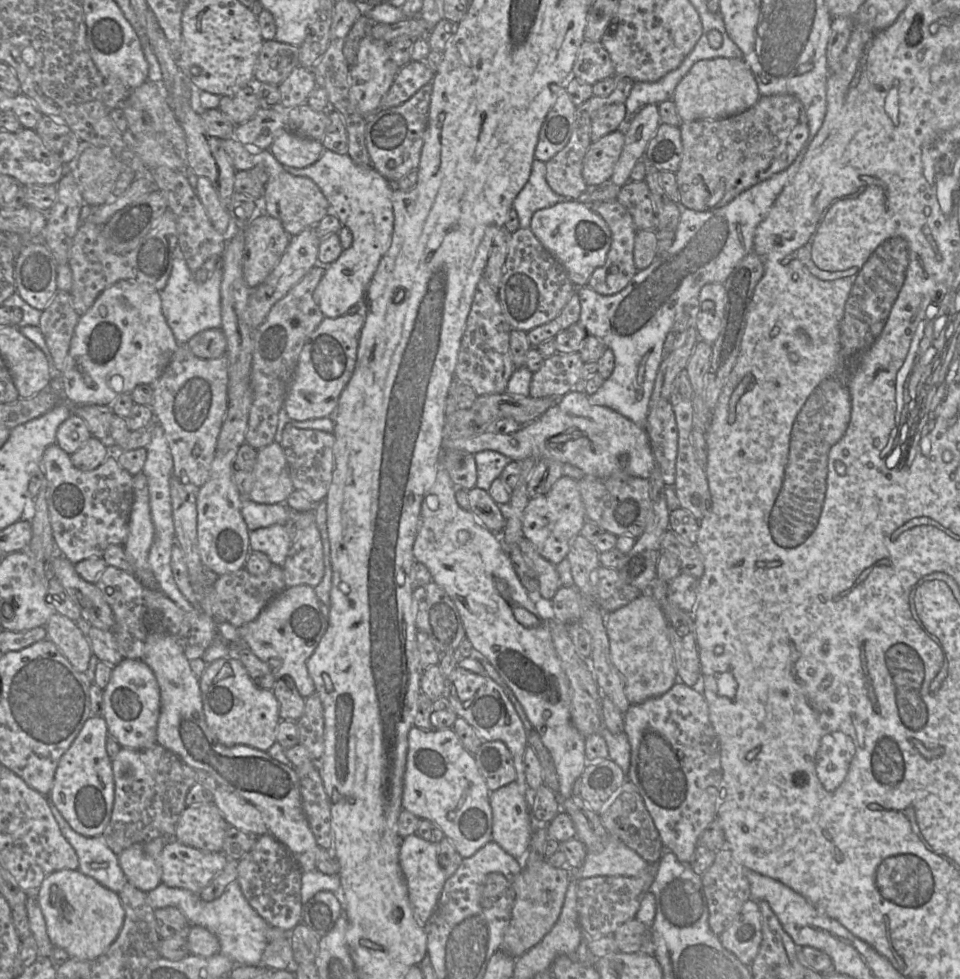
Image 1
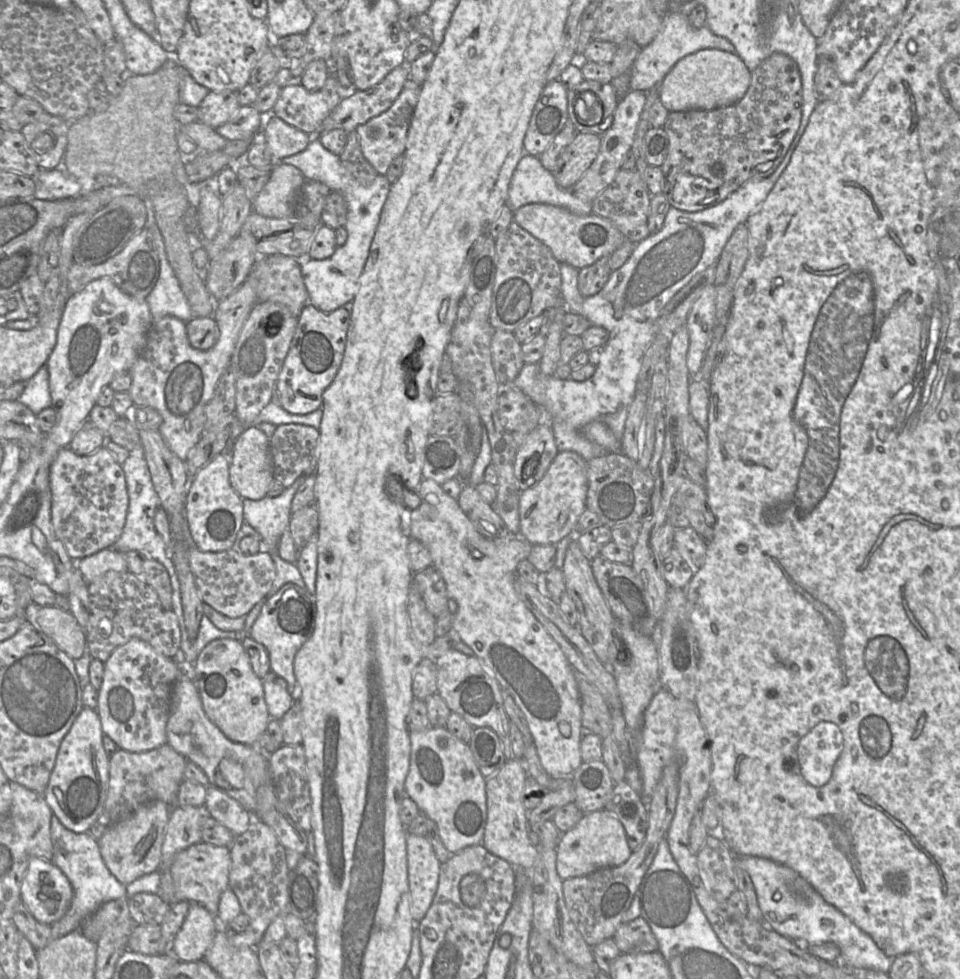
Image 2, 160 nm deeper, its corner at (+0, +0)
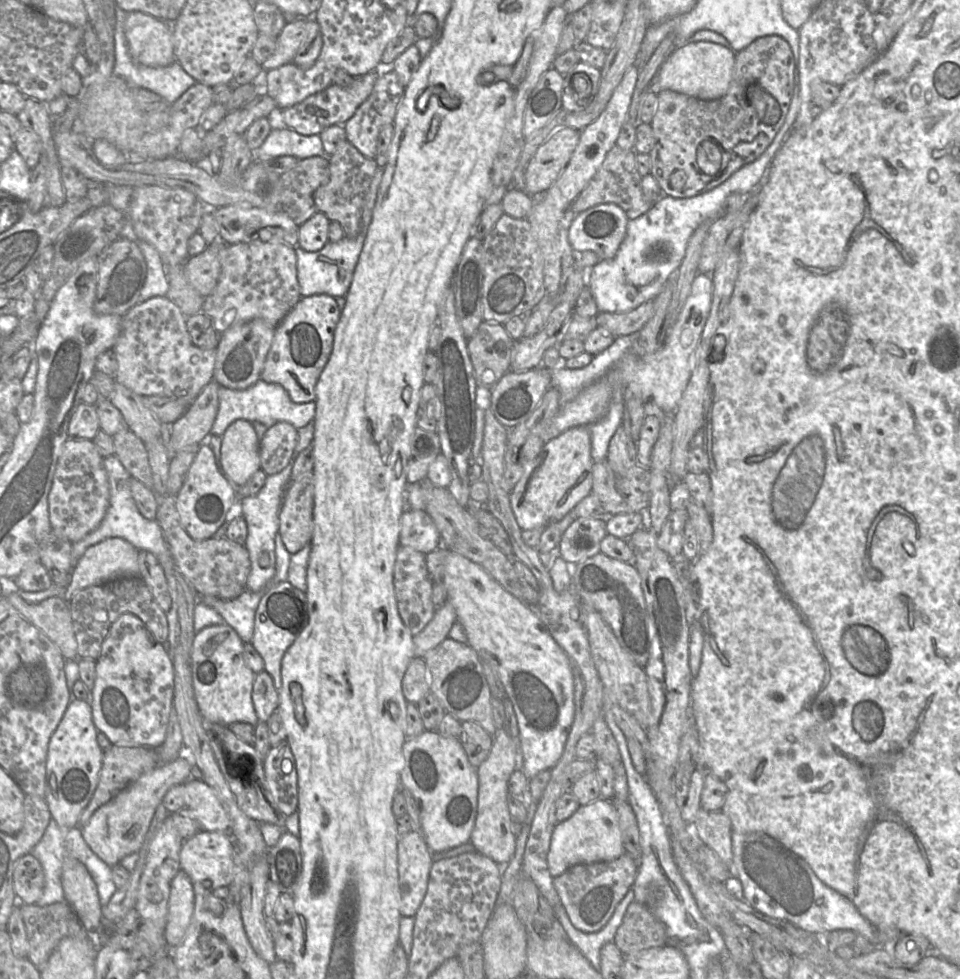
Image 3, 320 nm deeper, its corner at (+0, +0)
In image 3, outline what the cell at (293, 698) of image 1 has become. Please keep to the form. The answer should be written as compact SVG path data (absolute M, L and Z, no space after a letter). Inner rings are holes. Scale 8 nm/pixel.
M266 670L255 674L252 702L260 722L266 722L279 707L279 691L275 689L274 681Z

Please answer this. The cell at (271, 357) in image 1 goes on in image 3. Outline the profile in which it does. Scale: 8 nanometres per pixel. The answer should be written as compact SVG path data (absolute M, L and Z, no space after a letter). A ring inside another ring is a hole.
M252 319L236 325L220 334L216 350L213 380L220 386L234 390L244 390L261 379L261 372L267 353L271 347L275 327L262 319Z

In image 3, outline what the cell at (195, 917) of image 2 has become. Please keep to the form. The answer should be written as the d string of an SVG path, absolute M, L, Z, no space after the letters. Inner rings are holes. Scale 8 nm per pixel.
M180 869L171 883L165 939L168 948L179 946L195 908L195 894L189 876Z

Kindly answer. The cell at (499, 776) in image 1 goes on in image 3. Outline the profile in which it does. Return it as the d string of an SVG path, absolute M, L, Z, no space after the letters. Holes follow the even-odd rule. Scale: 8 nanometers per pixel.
M474 721L461 722L461 731L458 736L468 762L478 768L488 757L493 737L491 737L478 723Z

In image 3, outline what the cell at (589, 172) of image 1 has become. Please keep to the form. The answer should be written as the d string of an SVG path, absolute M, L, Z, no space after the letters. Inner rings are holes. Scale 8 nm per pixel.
M559 128L541 144L524 171L524 192L532 196L548 190L566 168L578 145L580 131Z

